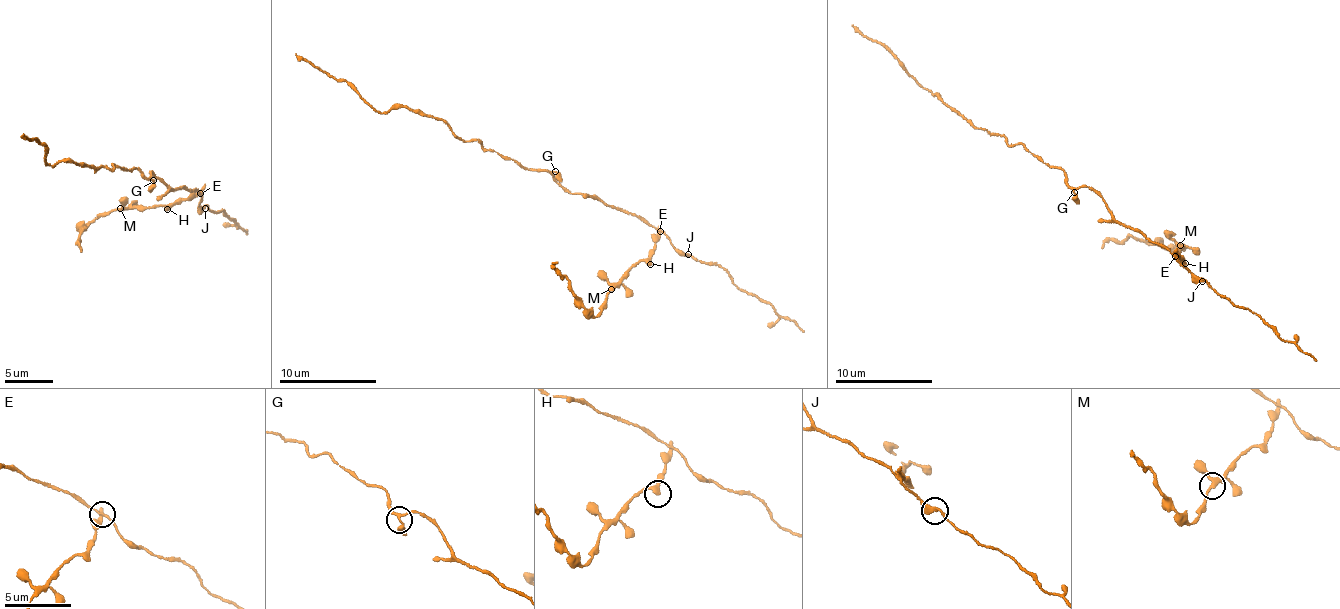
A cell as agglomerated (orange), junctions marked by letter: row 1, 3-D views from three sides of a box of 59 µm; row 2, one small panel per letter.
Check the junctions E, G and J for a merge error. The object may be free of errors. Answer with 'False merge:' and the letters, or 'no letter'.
False merge: E

